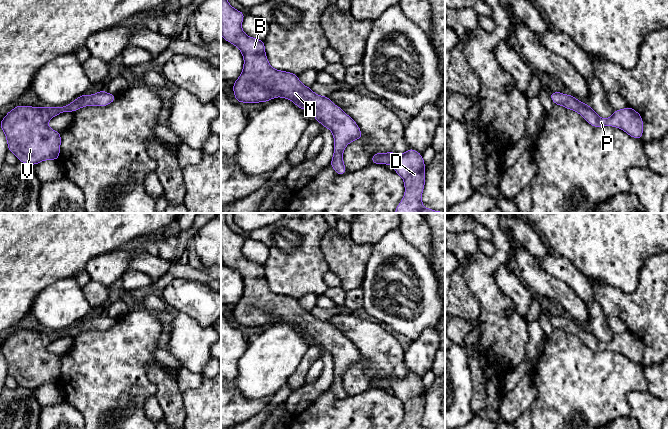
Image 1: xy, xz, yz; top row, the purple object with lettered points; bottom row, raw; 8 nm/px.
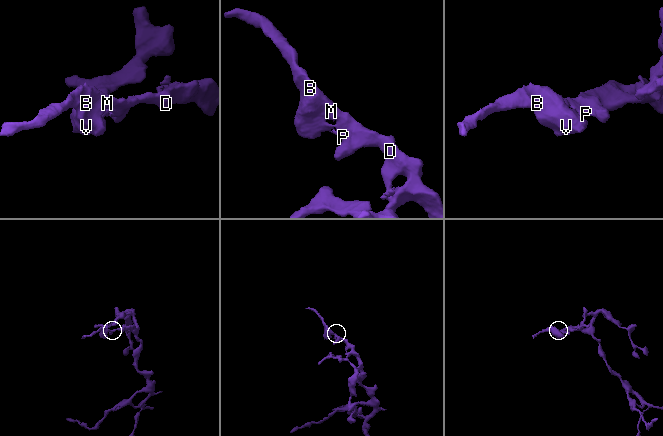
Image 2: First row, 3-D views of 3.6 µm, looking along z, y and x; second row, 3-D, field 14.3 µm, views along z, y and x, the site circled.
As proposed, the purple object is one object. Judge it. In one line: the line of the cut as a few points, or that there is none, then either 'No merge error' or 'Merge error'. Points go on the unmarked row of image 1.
No split. No merge error

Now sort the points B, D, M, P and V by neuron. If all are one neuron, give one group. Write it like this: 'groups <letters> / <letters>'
groups B D M P V

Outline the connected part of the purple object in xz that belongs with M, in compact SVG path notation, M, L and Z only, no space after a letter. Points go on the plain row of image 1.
M221 213L221 259L223 264L238 271L244 282L242 297L233 307L235 324L242 327L259 327L282 321L293 325L302 334L312 335L314 344L319 345L323 351L329 352L333 358L334 378L330 389L338 399L345 398L347 394L343 386L343 375L350 366L362 362L359 350L339 330L336 330L328 320L319 320L310 311L303 309L299 305L298 299L276 294L270 290L263 264L247 260L243 256L242 245L245 238L229 228L226 215L227 213Z

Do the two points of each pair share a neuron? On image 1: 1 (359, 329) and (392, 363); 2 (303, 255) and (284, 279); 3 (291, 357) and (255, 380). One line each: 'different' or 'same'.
1: same
2: same
3: same

